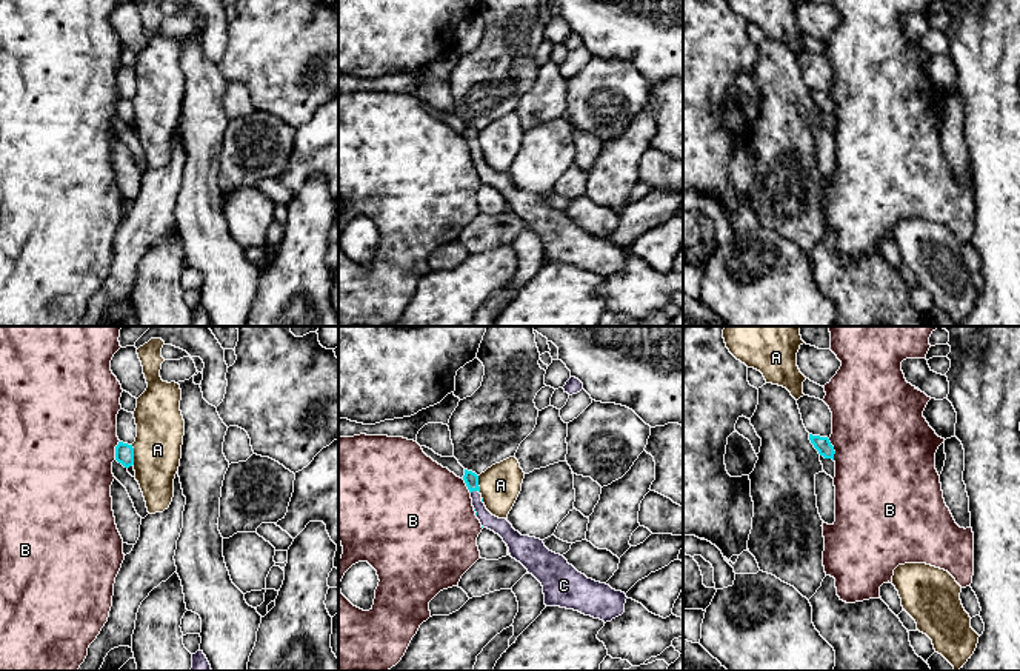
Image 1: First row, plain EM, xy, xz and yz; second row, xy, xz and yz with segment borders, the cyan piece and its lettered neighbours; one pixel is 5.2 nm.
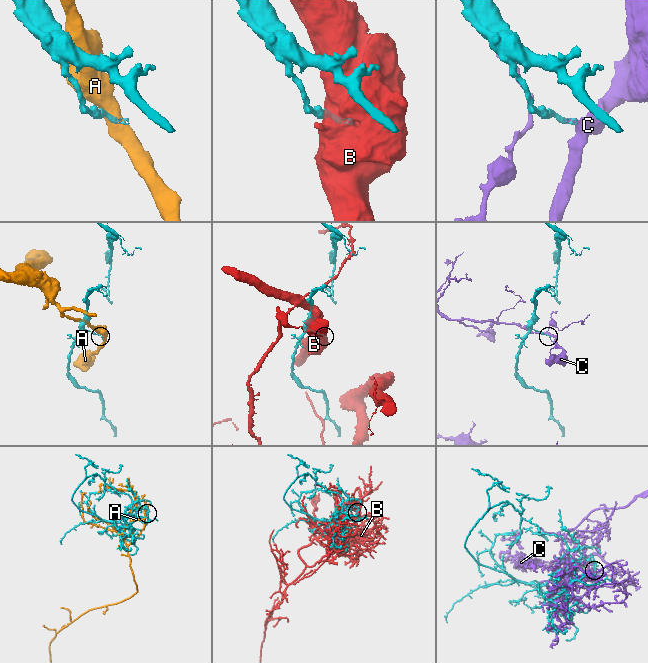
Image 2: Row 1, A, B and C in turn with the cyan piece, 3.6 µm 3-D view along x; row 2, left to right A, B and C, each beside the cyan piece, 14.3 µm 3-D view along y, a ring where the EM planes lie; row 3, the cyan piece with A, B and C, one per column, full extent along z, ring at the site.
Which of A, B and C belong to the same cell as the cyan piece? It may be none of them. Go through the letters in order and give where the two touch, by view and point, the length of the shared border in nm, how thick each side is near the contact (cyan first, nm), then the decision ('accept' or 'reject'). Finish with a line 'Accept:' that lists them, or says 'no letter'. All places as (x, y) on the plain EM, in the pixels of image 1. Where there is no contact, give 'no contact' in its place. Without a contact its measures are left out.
A: xy (133, 111) | 110 nm | 100/260 nm | reject
B: yz (833, 105) | 120 nm | 80/480 nm | reject
C: xz (474, 145) | 50 nm | 80/90 nm | reject
Accept: no letter

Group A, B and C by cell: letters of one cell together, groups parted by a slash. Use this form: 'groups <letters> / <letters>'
groups A / B / C

